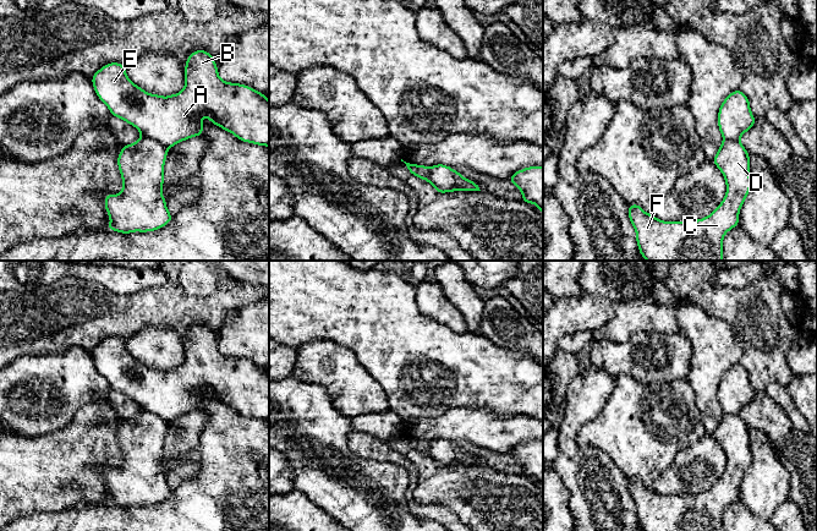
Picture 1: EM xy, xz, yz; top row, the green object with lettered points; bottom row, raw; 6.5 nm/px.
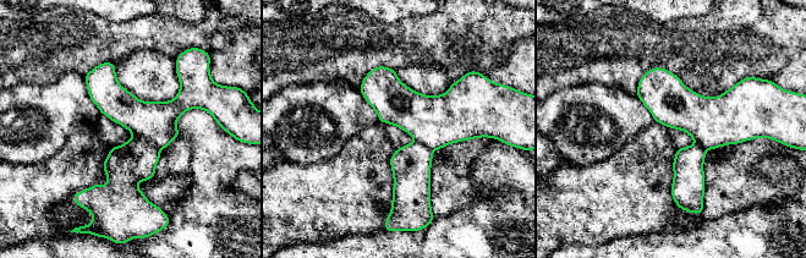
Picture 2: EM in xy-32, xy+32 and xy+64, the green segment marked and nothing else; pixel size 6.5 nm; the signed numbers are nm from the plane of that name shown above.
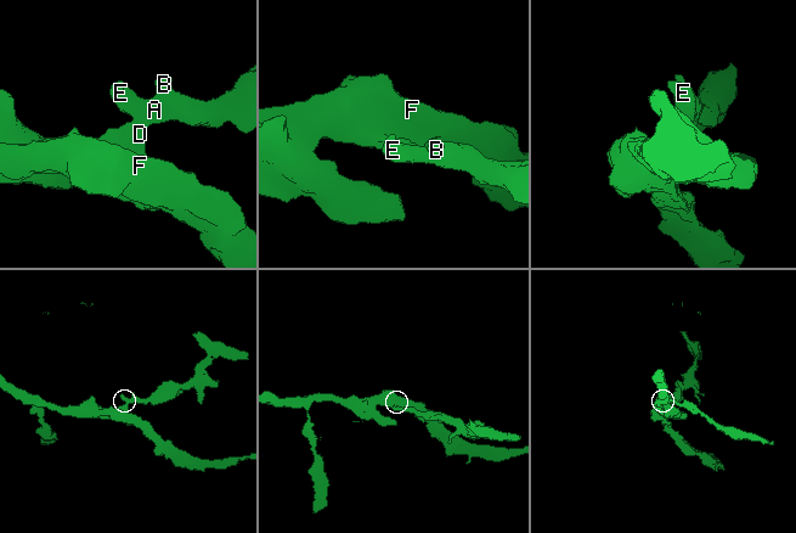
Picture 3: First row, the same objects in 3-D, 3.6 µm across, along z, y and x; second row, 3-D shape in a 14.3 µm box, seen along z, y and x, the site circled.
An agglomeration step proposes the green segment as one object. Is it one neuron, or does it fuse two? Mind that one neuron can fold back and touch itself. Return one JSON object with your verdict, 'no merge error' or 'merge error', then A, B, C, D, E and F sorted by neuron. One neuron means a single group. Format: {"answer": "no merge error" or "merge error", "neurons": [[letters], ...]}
{"answer": "merge error", "neurons": [["A", "B", "E"], ["C", "D", "F"]]}

